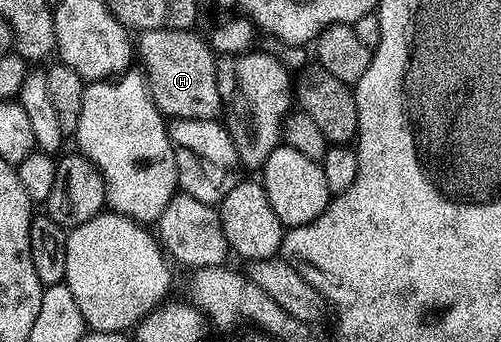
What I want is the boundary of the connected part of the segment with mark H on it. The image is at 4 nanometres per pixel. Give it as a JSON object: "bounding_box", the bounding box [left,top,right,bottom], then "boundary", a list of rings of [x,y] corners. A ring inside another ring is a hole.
{"bounding_box":[137,29,223,119],"boundary":[[[153,29],[152,31],[138,32],[137,63],[146,78],[147,91],[151,94],[153,105],[157,105],[157,109],[164,117],[171,119],[215,119],[220,114],[223,102],[217,89],[216,62],[216,52],[211,50],[211,46],[198,30]]]}

